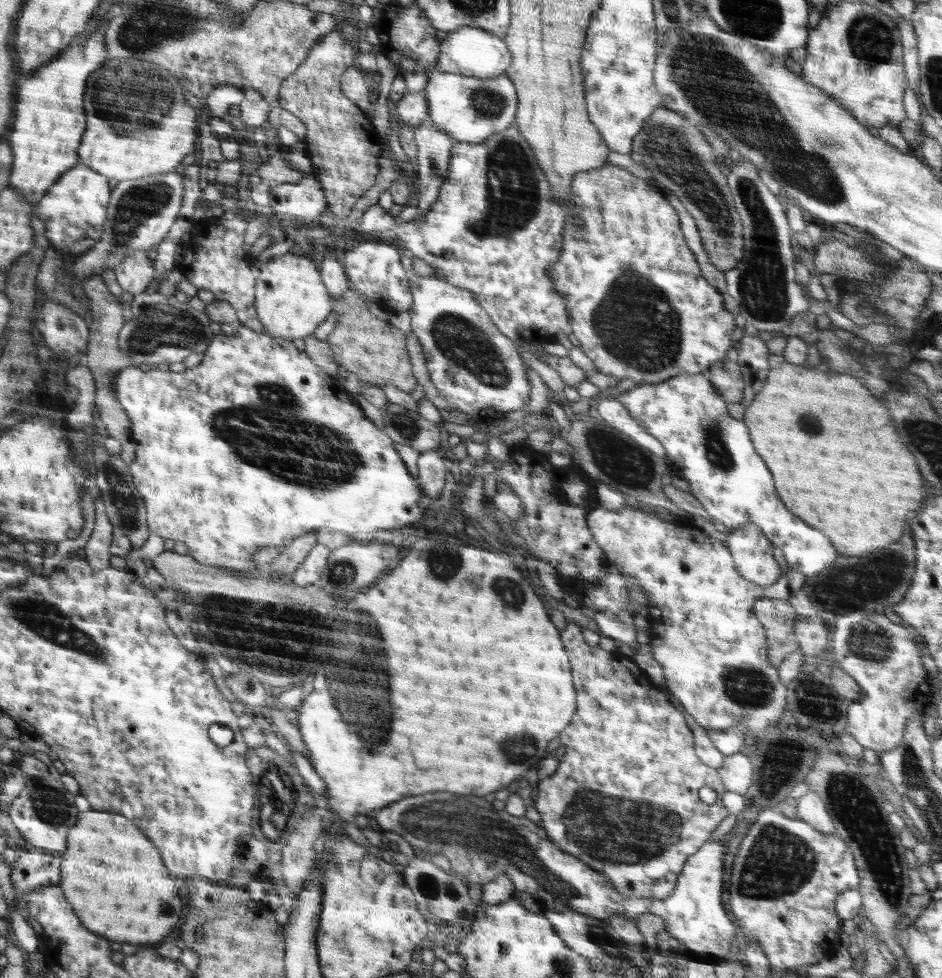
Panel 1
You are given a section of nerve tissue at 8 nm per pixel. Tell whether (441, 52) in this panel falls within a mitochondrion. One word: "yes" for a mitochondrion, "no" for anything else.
no

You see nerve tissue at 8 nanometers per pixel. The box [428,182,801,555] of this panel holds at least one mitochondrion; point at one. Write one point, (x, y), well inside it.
(636, 322)

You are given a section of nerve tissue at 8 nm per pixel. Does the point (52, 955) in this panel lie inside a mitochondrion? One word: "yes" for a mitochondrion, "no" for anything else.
no

